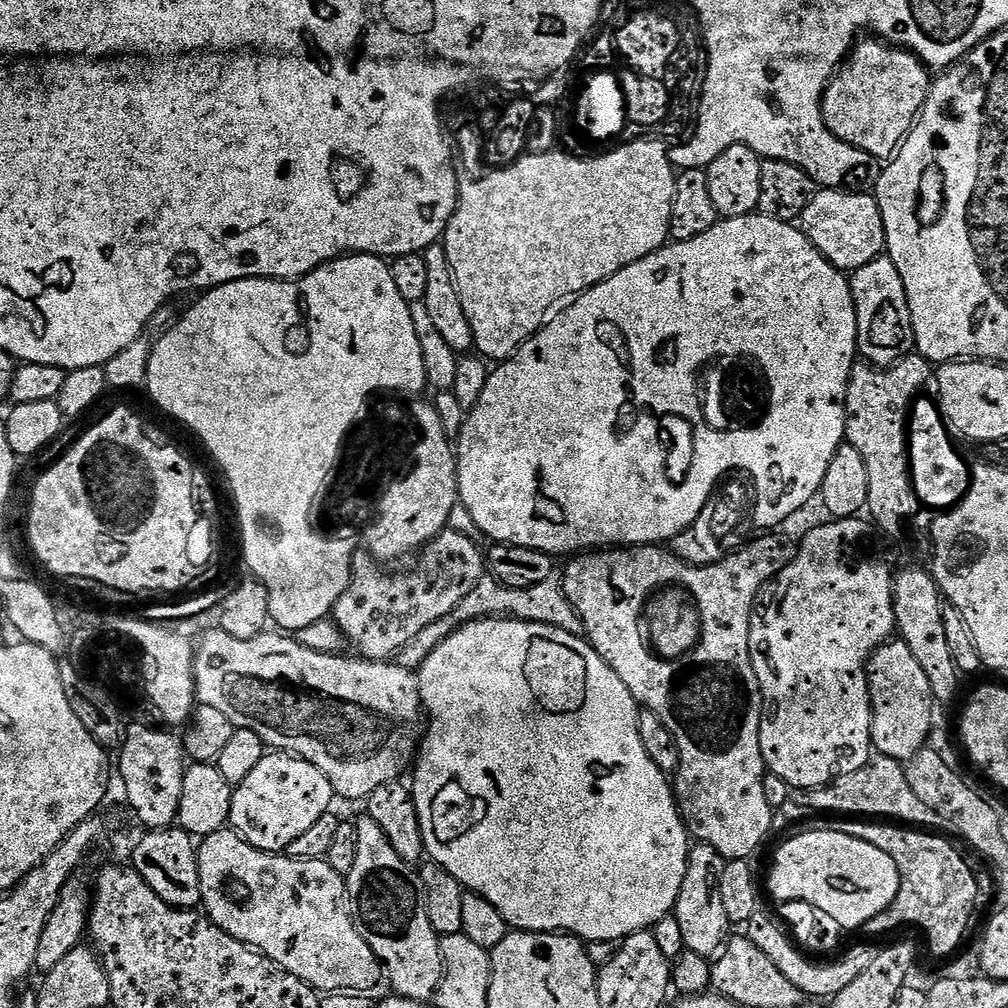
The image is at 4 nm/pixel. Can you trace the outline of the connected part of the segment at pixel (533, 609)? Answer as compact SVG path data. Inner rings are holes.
M552 575L546 578L546 582L538 582L538 586L529 588L511 588L501 584L495 578L485 578L474 586L470 593L461 604L454 609L450 616L434 622L414 638L402 649L398 657L398 662L404 668L413 670L419 669L424 660L439 646L443 640L456 631L458 626L467 624L472 620L481 618L511 618L513 620L529 620L539 624L549 624L555 628L566 630L575 636L584 636L584 623L582 618L576 612L575 606L571 604L564 593L564 581L559 575Z

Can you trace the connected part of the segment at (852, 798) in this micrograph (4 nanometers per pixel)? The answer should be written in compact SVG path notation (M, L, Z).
M879 754L872 755L854 774L841 776L839 780L832 781L822 788L822 814L832 812L845 812L848 818L883 818L888 822L899 822L904 826L923 826L928 830L936 830L941 827L940 815L914 790L910 790L910 782L905 765L899 760Z

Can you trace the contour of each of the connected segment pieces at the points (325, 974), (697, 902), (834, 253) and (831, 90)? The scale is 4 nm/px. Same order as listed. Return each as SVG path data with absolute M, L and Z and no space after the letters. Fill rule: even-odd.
M221 830L203 837L198 844L198 855L200 857L200 881L202 882L202 908L208 919L213 924L217 924L223 932L230 933L234 939L241 940L243 944L247 944L250 948L255 948L257 952L263 952L275 964L282 965L290 974L294 974L299 980L304 980L311 988L315 988L324 994L334 992L368 994L373 991L371 988L379 980L382 980L382 965L376 959L376 955L370 950L370 946L364 941L362 934L352 920L352 907L348 905L348 885L345 877L336 873L328 864L327 859L294 860L287 854L263 852L254 846L250 846L232 830Z
M693 843L688 854L686 878L682 882L682 890L678 894L678 902L674 909L678 926L682 926L685 949L709 958L715 957L723 949L730 936L726 910L722 907L722 886L720 885L725 863L724 856L718 854L714 846Z
M824 188L806 206L800 216L799 227L810 242L842 273L856 272L866 262L874 262L886 248L886 230L882 210L875 195L864 192L844 192L840 188Z
M876 38L864 39L853 47L848 59L837 69L836 75L828 84L823 96L823 120L827 128L840 141L854 145L873 159L888 160L899 151L905 137L909 135L913 125L919 119L920 111L928 100L932 76L927 65L921 63L907 49L899 49Z

